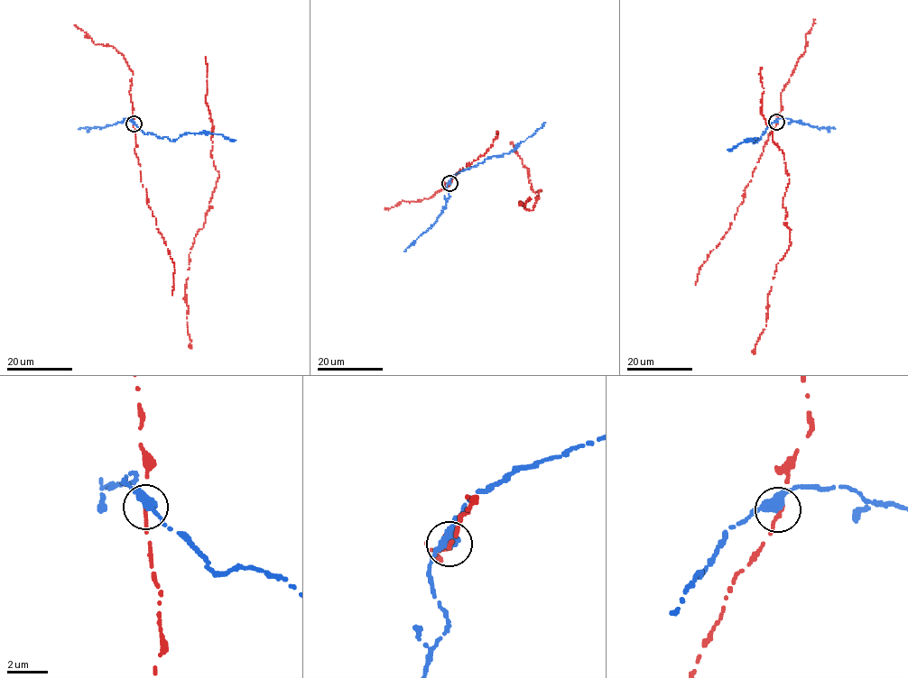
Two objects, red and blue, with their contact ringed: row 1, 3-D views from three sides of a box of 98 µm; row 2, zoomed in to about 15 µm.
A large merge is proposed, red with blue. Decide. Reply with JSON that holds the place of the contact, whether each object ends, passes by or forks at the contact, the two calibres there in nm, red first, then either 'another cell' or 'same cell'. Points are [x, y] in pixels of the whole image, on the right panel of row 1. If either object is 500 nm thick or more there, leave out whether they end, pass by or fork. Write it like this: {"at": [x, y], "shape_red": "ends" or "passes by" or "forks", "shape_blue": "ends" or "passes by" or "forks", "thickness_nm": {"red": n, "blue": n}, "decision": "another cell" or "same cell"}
{"at": [776, 122], "shape_red": "ends", "shape_blue": "passes by", "thickness_nm": {"red": 200, "blue": 400}, "decision": "another cell"}

